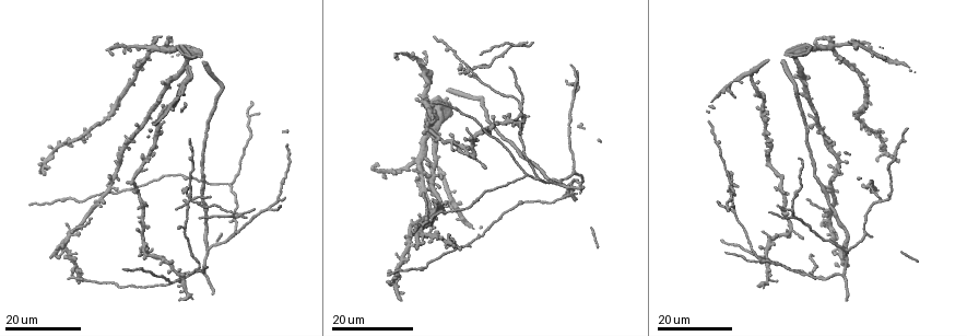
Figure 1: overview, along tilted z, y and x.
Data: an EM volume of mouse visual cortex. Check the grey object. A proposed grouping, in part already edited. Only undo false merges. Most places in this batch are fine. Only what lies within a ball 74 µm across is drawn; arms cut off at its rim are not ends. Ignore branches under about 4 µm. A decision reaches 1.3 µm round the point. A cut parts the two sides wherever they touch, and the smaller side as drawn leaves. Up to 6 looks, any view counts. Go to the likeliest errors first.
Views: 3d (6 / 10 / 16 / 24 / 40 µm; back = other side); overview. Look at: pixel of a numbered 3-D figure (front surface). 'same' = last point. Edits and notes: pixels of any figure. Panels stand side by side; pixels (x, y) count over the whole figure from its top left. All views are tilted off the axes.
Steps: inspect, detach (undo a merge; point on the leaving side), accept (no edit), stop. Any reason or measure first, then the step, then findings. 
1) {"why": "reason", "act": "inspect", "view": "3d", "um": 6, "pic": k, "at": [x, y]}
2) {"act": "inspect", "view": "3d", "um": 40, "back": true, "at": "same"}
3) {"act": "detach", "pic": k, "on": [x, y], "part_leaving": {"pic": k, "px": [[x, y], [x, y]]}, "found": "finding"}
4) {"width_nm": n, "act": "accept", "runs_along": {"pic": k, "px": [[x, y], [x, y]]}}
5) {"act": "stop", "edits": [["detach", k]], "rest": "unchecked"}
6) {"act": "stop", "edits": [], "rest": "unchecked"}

{"why": "thin arm on a thick one", "act": "inspect", "view": "3d", "um": 24, "pic": 1, "at": [189, 196]}

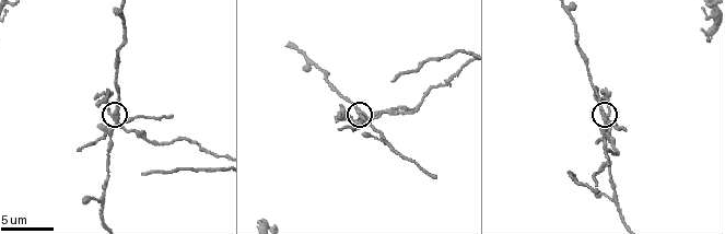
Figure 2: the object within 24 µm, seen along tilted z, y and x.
{"act": "inspect", "view": "3d", "um": 10, "pic": 2, "at": [606, 123]}

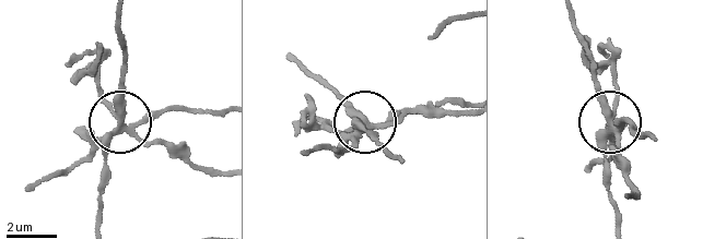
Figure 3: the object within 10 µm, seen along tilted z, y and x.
{"arms": 5, "act": "detach", "pic": 3, "on": [147, 142], "part_leaving": {"pic": 3, "px": [[112, 132], [175, 145], [198, 164], [222, 171]]}, "found": "a second neuron is stuck on"}

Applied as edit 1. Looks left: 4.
{"act": "inspect", "view": "overview"}

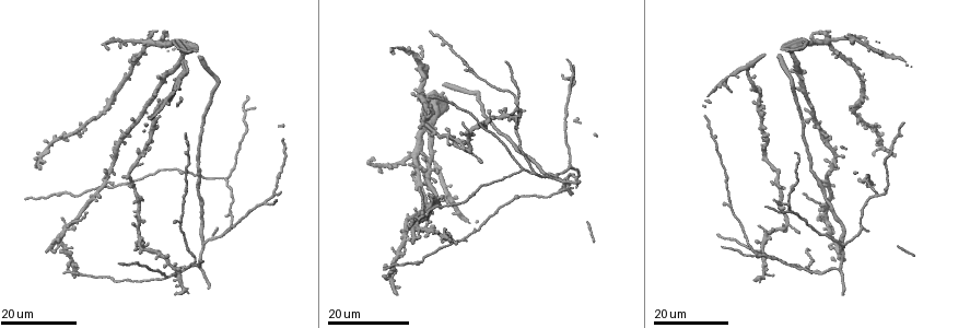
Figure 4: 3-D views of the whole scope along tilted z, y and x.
{"why": "three-way junction", "act": "inspect", "view": "3d", "um": 24, "pic": 4, "at": [878, 195]}

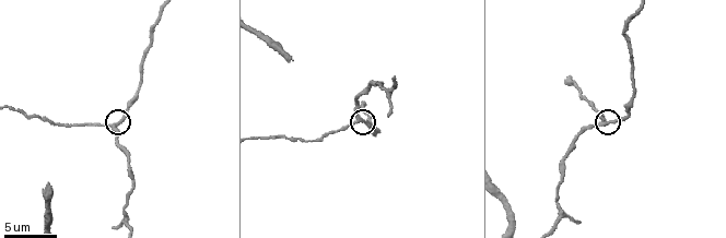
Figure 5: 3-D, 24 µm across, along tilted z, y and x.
{"act": "inspect", "view": "3d", "um": 10, "pic": 5, "at": [604, 123]}

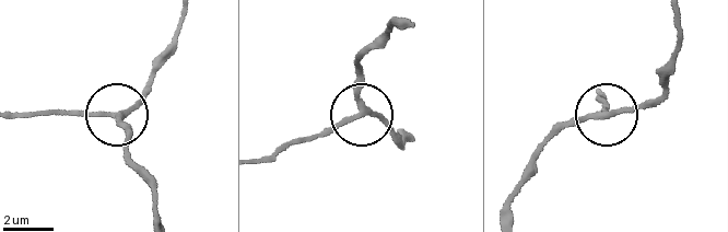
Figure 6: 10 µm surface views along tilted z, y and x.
{"arms": 3, "act": "accept", "runs_along": {"pic": 6, "px": [[407, 21], [386, 27], [356, 85], [361, 113], [403, 148]]}, "found": "all the same neuron"}

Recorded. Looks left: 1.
{"act": "stop", "edits": [["detach", 3]], "rest": "unchecked"}

